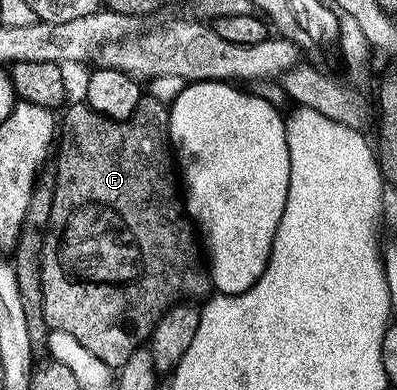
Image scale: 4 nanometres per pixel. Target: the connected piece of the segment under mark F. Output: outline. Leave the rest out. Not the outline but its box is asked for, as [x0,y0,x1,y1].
[42,96,211,368]

